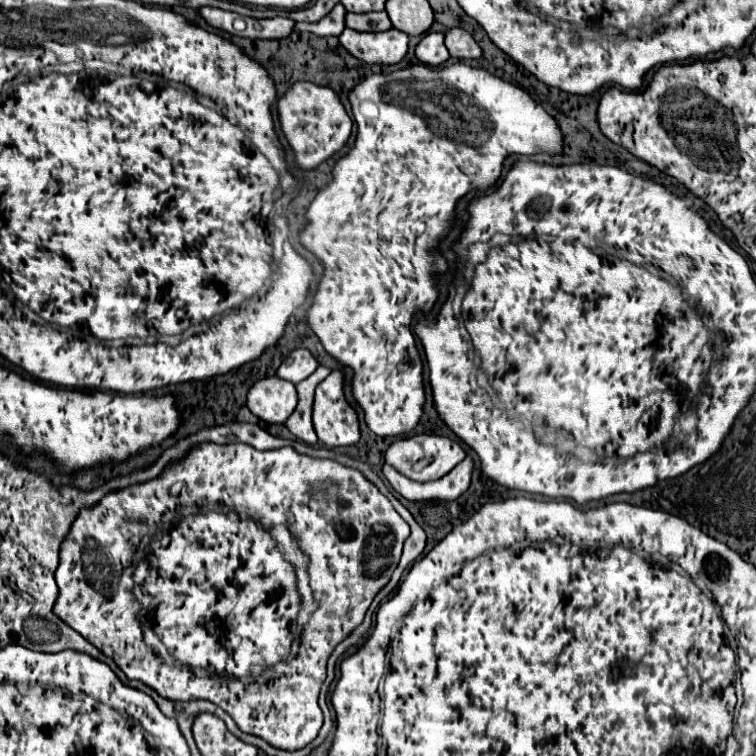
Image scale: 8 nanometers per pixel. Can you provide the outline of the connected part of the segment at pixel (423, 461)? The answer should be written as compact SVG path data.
M416 434L408 438L398 438L386 450L386 462L414 482L432 482L446 476L458 462L464 460L464 456L466 452L458 442L446 436L432 436L432 434Z

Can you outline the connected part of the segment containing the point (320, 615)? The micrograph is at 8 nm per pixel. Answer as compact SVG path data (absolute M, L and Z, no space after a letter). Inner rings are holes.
M208 442L208 444L200 444L200 446L196 446L196 448L194 448L194 450L192 450L192 452L190 452L190 454L188 454L188 456L186 456L186 458L184 458L184 460L180 460L180 462L176 462L176 464L174 464L174 466L170 466L170 470L168 470L168 472L164 472L164 476L160 476L160 478L156 478L156 480L150 480L150 482L144 482L144 484L138 484L138 486L128 486L128 488L124 488L124 490L118 490L118 492L112 492L112 494L108 494L108 496L106 496L106 498L102 498L102 502L100 502L100 504L98 504L98 506L94 506L94 508L84 508L84 510L82 510L82 512L80 512L80 514L78 514L78 518L76 518L76 522L74 522L74 524L72 524L72 530L70 530L70 534L68 534L68 538L66 538L66 540L64 540L64 546L62 546L62 548L60 548L60 566L58 566L58 570L56 570L56 584L58 584L58 588L60 588L60 596L58 596L58 600L56 600L56 604L54 604L54 614L56 614L56 616L58 616L58 618L60 618L60 620L62 620L62 622L66 622L66 624L68 624L68 626L70 626L70 628L74 628L74 630L76 630L76 632L78 632L78 634L82 634L82 636L84 636L84 638L86 638L86 640L88 640L88 642L90 642L90 644L94 644L94 646L96 646L96 648L98 648L98 650L100 650L100 652L102 652L102 654L104 654L104 656L108 656L108 658L114 658L114 662L116 662L116 664L118 664L118 668L120 668L120 670L124 670L124 674L126 674L126 676L128 676L128 680L140 680L140 682L144 682L144 684L146 684L146 686L150 686L150 688L152 688L152 690L156 690L156 692L158 692L158 694L160 694L160 696L164 696L164 698L168 698L168 700L192 700L192 698L194 698L194 700L210 700L210 702L214 702L214 704L216 704L216 706L220 706L220 708L224 708L224 710L226 710L226 712L228 712L228 714L230 714L230 716L232 716L232 718L234 718L234 722L236 722L236 726L238 726L238 728L240 728L240 730L242 730L242 732L248 732L248 734L254 734L254 736L260 736L260 738L262 738L262 740L266 740L266 742L268 742L268 744L272 744L272 746L276 746L276 748L282 748L282 750L298 750L298 748L302 748L302 746L306 746L306 744L308 744L308 742L312 742L312 740L314 740L314 738L316 738L316 736L318 736L318 732L320 732L320 728L322 728L322 710L320 710L320 706L318 706L318 692L320 692L320 686L322 686L322 682L324 682L324 678L326 678L326 660L328 660L328 656L330 656L330 654L332 654L332 650L334 650L334 648L336 648L336 646L338 646L338 644L340 644L340 642L342 642L342 640L344 640L344 638L346 638L346 636L348 636L348 634L350 634L350 632L352 632L352 630L354 630L354 628L356 628L356 626L358 626L358 624L360 624L360 622L362 622L362 618L364 618L364 614L366 614L366 610L368 610L368 606L370 606L370 602L372 602L372 600L374 600L374 596L376 596L376 594L378 594L378 590L382 590L382 588L384 588L384 586L386 586L386 584L388 584L388 580L390 580L390 576L392 576L392 570L396 570L396 566L398 566L398 562L400 562L400 554L402 554L402 544L404 544L404 540L406 540L406 538L408 538L408 524L406 524L406 522L404 522L404 520L402 520L402 518L400 518L400 516L398 516L398 514L396 514L396 510L394 510L394 508L392 508L392 504L390 504L390 502L388 502L388 498L386 498L386 496L382 496L382 494L380 494L380 492L378 492L378 488L376 488L376 486L374 486L374 484L372 484L372 482L368 482L368 480L366 480L366 478L364 478L364 476L362 476L362 474L360 474L360 472L358 472L358 470L354 470L354 468L348 468L348 466L342 466L342 464L338 464L338 462L334 462L334 460L322 460L322 458L310 458L310 456L302 456L302 454L298 454L298 452L294 452L294 450L292 450L292 448L282 448L282 450L268 450L268 452L256 452L256 450L254 450L254 448L252 448L252 446L248 446L248 444L226 444L226 446L214 446L214 442ZM214 502L218 502L218 504L224 504L224 506L226 506L226 508L228 508L228 510L232 510L232 512L236 512L236 514L230 514L230 512L210 512L210 510L208 510L208 512L198 512L198 514L194 514L194 513L196 513L196 512L197 512L197 511L198 511L198 509L199 509L199 508L200 508L200 510L202 510L202 509L209 509L209 508L211 508L211 509L212 509L212 508L214 508L214 505L209 505L209 506L208 506L208 504L214 504ZM282 510L288 510L288 512L292 512L292 514L294 514L294 524L292 524L292 536L294 536L294 538L296 538L296 543L295 543L295 542L294 542L294 541L293 541L293 538L292 538L292 536L291 536L291 533L290 533L290 529L289 529L289 526L288 526L288 525L287 525L287 524L281 524L281 525L278 525L278 526L276 526L276 522L282 522ZM244 512L246 512L246 514L248 514L248 518L250 518L250 520L248 520L248 518L240 518L240 520L238 520L238 514L244 514ZM162 514L164 514L164 516L163 516L163 518L162 518L162 522L163 522L163 523L164 523L164 524L168 524L168 523L170 523L170 524L172 524L172 526L170 526L170 530L166 530L166 532L164 532L164 534L162 534L162 536L160 536L160 538L162 538L162 546L156 546L156 564L142 564L142 562L140 562L140 564L136 564L136 566L134 566L134 574L132 574L132 571L133 571L133 568L124 568L124 566L126 566L126 564L132 564L132 556L134 556L134 552L136 552L136 548L138 548L138 544L140 544L140 540L141 540L141 544L142 544L142 548L144 548L144 547L146 547L146 548L147 548L147 547L149 547L149 546L150 546L150 544L151 544L151 541L152 541L152 540L151 540L151 538L152 538L152 537L143 537L143 539L142 539L142 534L146 534L146 532L148 532L148 522L154 522L154 518L156 518L156 516L162 516ZM177 514L184 514L184 515L185 515L185 516L186 516L186 518L180 518L180 522L176 522L176 524L174 524L174 522L175 522L175 519L176 519L176 517L177 517L177 516L178 516L178 515L177 515ZM264 528L266 528L266 530L270 530L270 528L273 528L273 529L272 529L272 531L271 531L271 532L270 532L270 533L271 533L271 535L272 535L272 537L273 537L273 538L275 538L275 540L276 540L276 541L277 541L277 542L278 542L278 547L279 547L279 550L280 550L280 552L281 552L281 553L282 553L282 555L283 555L283 558L282 558L282 556L280 556L280 552L278 552L278 550L276 550L276 546L274 546L274 542L272 542L272 538L270 538L270 534L268 534L268 532L266 532L266 530L264 530ZM286 561L289 561L289 562L290 562L290 563L291 563L291 564L292 564L292 565L293 565L293 566L294 566L294 567L295 567L295 569L296 569L296 575L297 575L297 580L298 580L298 584L297 584L297 590L298 590L298 592L299 592L299 594L300 594L300 598L301 598L301 611L300 611L300 612L299 612L299 615L298 615L298 618L297 618L297 620L296 620L296 614L298 614L298 610L300 610L300 600L298 600L298 592L296 592L296 576L294 576L294 568L292 568L292 566L290 566L290 564L288 564L288 562L286 562ZM294 620L296 620L296 622L295 622L295 623L296 623L296 624L297 624L297 625L298 625L298 626L303 626L303 625L304 625L304 628L302 628L302 636L300 636L300 635L299 635L299 634L298 634L298 632L294 632L294 633L293 633L293 635L294 635L294 639L293 639L293 641L292 641L292 624L294 624ZM146 630L150 630L150 632L154 632L154 636L152 636L152 638L156 638L156 640L158 640L158 642L160 642L160 644L158 644L158 646L152 646L152 644L148 644L148 642L146 642ZM290 642L292 642L292 645L291 645L291 653L290 653L290 655L291 655L291 656L292 656L292 657L294 657L294 656L296 656L296 658L294 658L294 660L290 660L290 662L288 662L288 664L286 664L286 668L282 668L282 670L280 670L280 672L274 672L274 674L270 674L270 678L268 678L268 680L266 680L266 682L260 682L260 680L258 680L258 678L260 678L260 676L262 676L262 672L264 672L264 670L266 670L266 668L268 668L268 666L272 666L272 664L276 664L276 662L282 662L282 660L286 660L286 659L287 659L287 656L288 656L288 652L290 652Z

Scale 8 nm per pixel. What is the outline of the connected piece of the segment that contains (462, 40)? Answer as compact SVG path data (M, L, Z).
M448 28L444 32L444 44L452 58L480 58L482 50L476 44L476 40L462 28Z

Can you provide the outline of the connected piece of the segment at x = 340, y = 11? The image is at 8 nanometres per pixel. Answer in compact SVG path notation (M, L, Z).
M336 4L330 14L326 14L320 22L314 22L314 24L308 24L308 22L296 22L294 24L294 30L298 32L312 32L316 36L340 36L342 30L346 28L344 26L344 6L342 4Z

